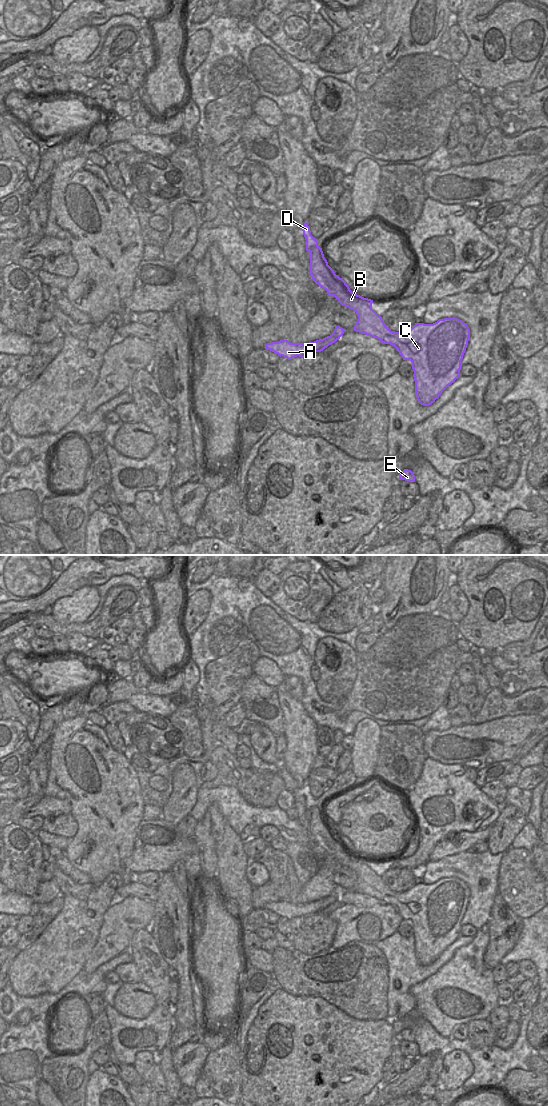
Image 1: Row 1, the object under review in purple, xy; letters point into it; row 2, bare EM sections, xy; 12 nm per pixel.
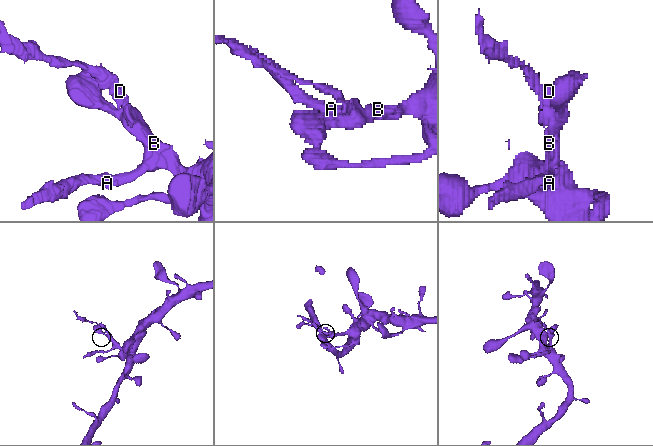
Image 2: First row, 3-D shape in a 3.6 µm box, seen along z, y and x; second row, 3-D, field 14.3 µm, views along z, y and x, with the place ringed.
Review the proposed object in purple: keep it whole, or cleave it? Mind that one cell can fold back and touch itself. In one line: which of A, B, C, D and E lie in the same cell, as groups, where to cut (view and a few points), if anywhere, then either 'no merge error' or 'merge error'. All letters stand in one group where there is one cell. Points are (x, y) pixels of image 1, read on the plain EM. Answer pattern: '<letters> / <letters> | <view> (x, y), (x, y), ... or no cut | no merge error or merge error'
A B C E / D | xy (318, 806), (308, 810) | merge error

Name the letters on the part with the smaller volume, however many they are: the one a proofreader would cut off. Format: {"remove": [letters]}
{"remove": ["D"]}

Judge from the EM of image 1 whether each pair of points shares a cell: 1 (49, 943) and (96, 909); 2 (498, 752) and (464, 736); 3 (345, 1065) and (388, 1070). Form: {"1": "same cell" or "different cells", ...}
{"1": "same cell", "2": "same cell", "3": "different cells"}

